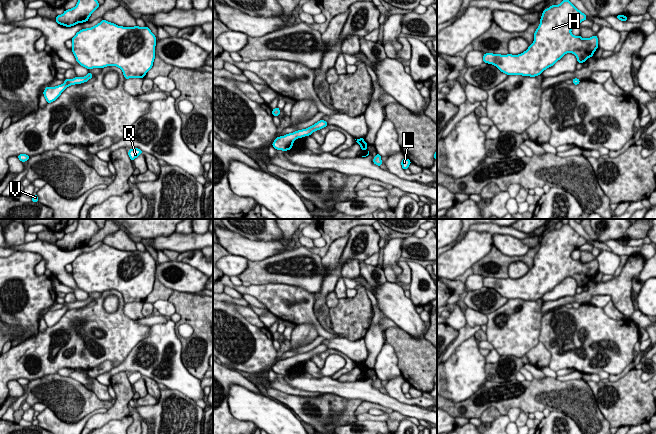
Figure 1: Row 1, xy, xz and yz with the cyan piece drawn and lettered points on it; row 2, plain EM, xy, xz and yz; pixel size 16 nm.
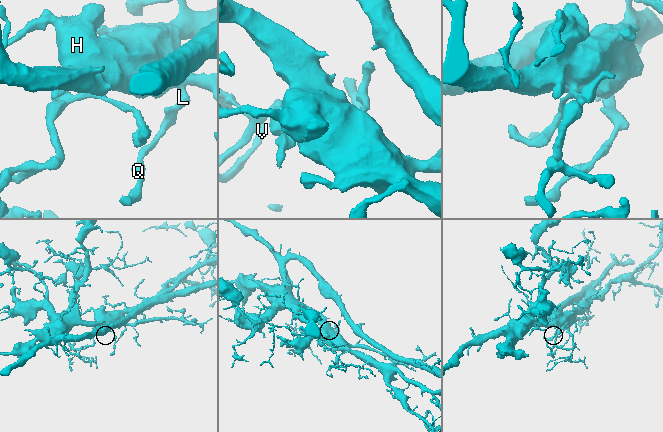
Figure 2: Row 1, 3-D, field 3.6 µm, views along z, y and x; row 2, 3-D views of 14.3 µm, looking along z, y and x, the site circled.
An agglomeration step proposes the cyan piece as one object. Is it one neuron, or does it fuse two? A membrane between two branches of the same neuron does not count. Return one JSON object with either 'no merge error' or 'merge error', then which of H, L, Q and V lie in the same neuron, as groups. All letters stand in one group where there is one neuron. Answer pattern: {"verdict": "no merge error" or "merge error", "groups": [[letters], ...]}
{"verdict": "no merge error", "groups": [["H", "L", "Q", "V"]]}

